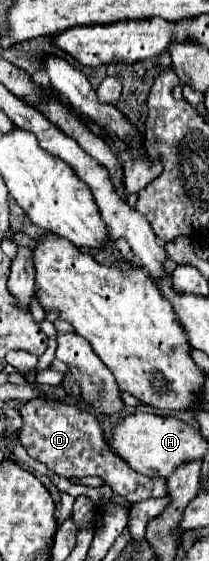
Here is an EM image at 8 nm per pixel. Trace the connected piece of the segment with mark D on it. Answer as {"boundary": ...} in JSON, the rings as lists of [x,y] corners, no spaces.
{"boundary":[[[36,398],[26,402],[20,408],[22,416],[22,428],[18,430],[20,444],[26,448],[26,452],[48,466],[48,470],[72,478],[72,476],[98,476],[102,478],[114,494],[126,498],[130,504],[142,502],[148,498],[162,498],[166,496],[166,480],[142,476],[134,472],[122,458],[118,458],[104,438],[104,432],[98,424],[98,420],[80,406],[70,406],[62,400],[54,398]]]}

